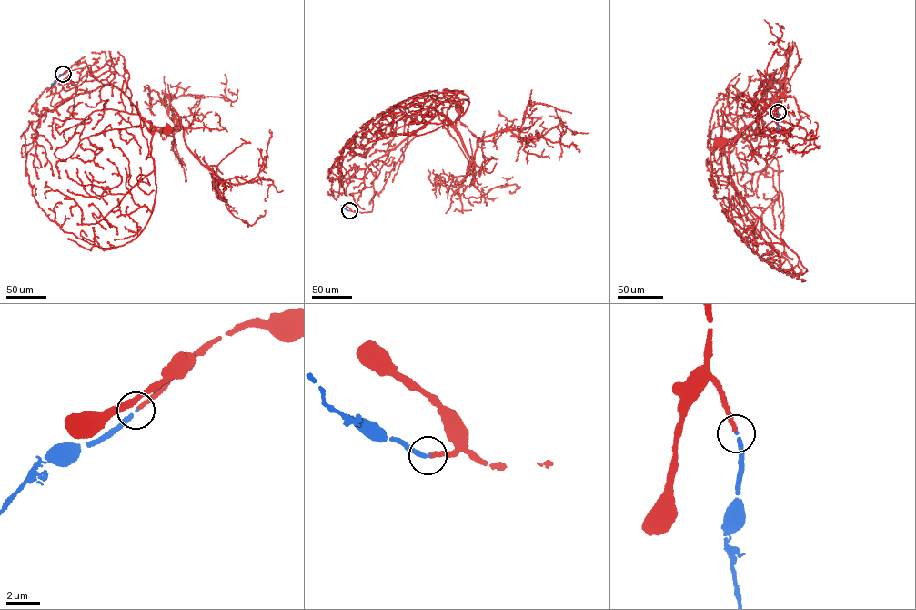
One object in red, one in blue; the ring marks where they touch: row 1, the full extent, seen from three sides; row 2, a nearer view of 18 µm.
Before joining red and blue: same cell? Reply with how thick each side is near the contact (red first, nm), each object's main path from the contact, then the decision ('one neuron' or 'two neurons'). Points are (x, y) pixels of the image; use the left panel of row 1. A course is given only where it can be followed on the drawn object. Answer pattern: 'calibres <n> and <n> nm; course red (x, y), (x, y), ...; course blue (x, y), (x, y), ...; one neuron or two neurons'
calibres 240 and 240 nm; course red (63, 74), (90, 65), (90, 76), (122, 91), (152, 134), (167, 129); course blue (63, 74), (51, 85); one neuron

